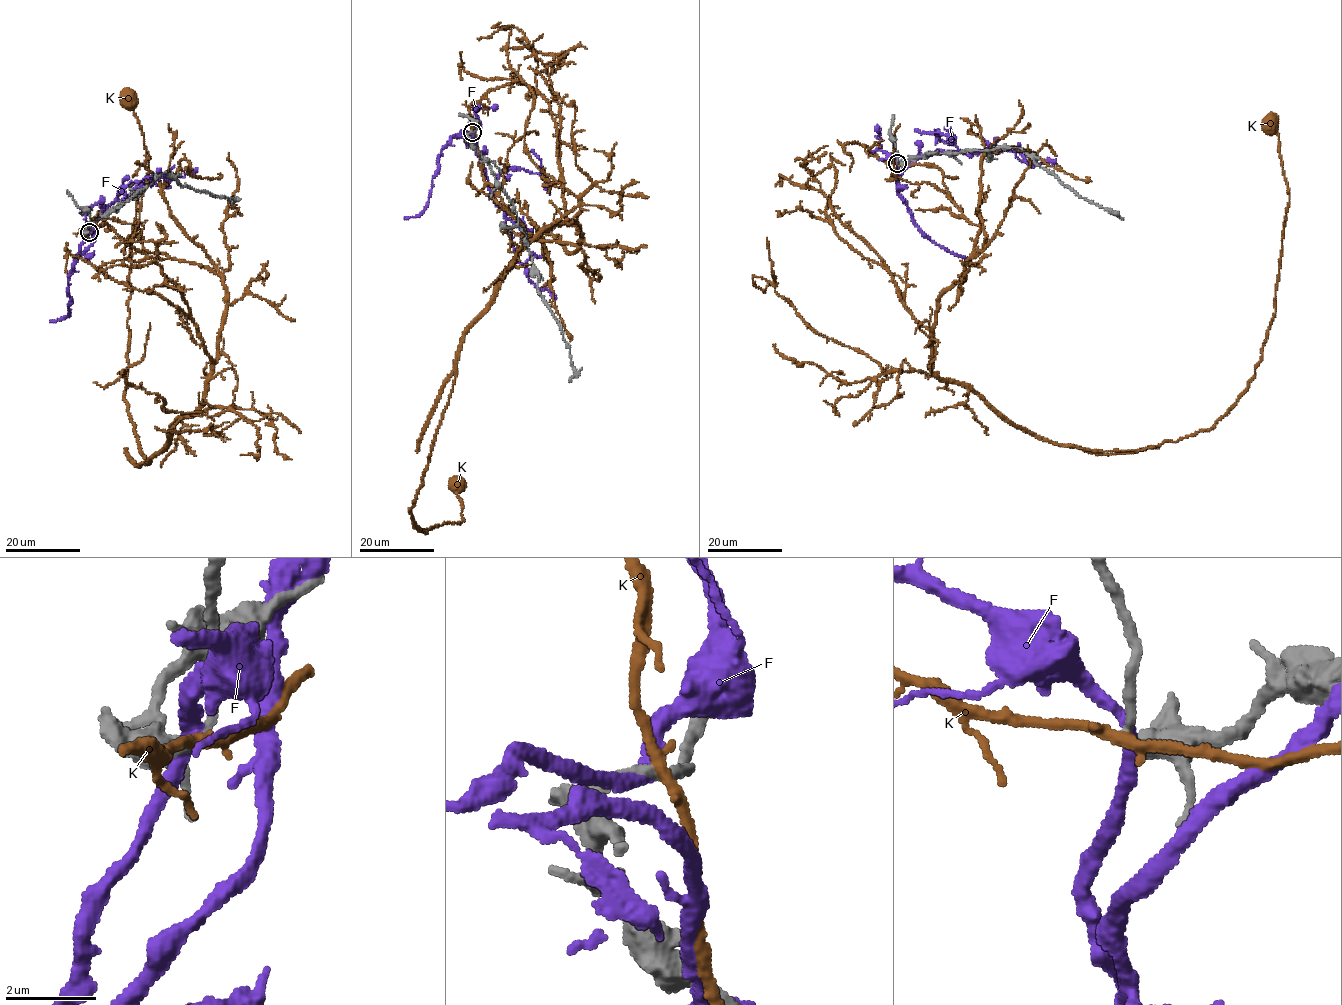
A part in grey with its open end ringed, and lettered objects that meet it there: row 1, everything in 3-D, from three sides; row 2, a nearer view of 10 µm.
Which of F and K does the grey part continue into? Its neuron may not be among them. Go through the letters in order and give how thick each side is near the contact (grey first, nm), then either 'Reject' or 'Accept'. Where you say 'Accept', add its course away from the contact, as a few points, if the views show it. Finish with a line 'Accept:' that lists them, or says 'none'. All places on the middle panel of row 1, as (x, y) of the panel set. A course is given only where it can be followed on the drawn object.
F: Thickness 200 nm (grey) against 300 nm. Reject
K: Thickness 190 nm (grey) against 240 nm. Accept. Its course: (472, 132), (531, 238), (581, 241), (574, 223), (541, 230), (462, 341), (418, 530), (460, 523), (455, 483)
Accept: K

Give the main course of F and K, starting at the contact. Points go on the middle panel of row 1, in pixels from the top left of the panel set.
F: (471, 132), (462, 131), (460, 136), (474, 138), (488, 189), (504, 209), (516, 258), (529, 280), (556, 298)
K: (472, 132), (531, 238), (581, 241), (574, 223), (541, 230), (462, 341), (418, 530), (460, 523), (455, 483)

